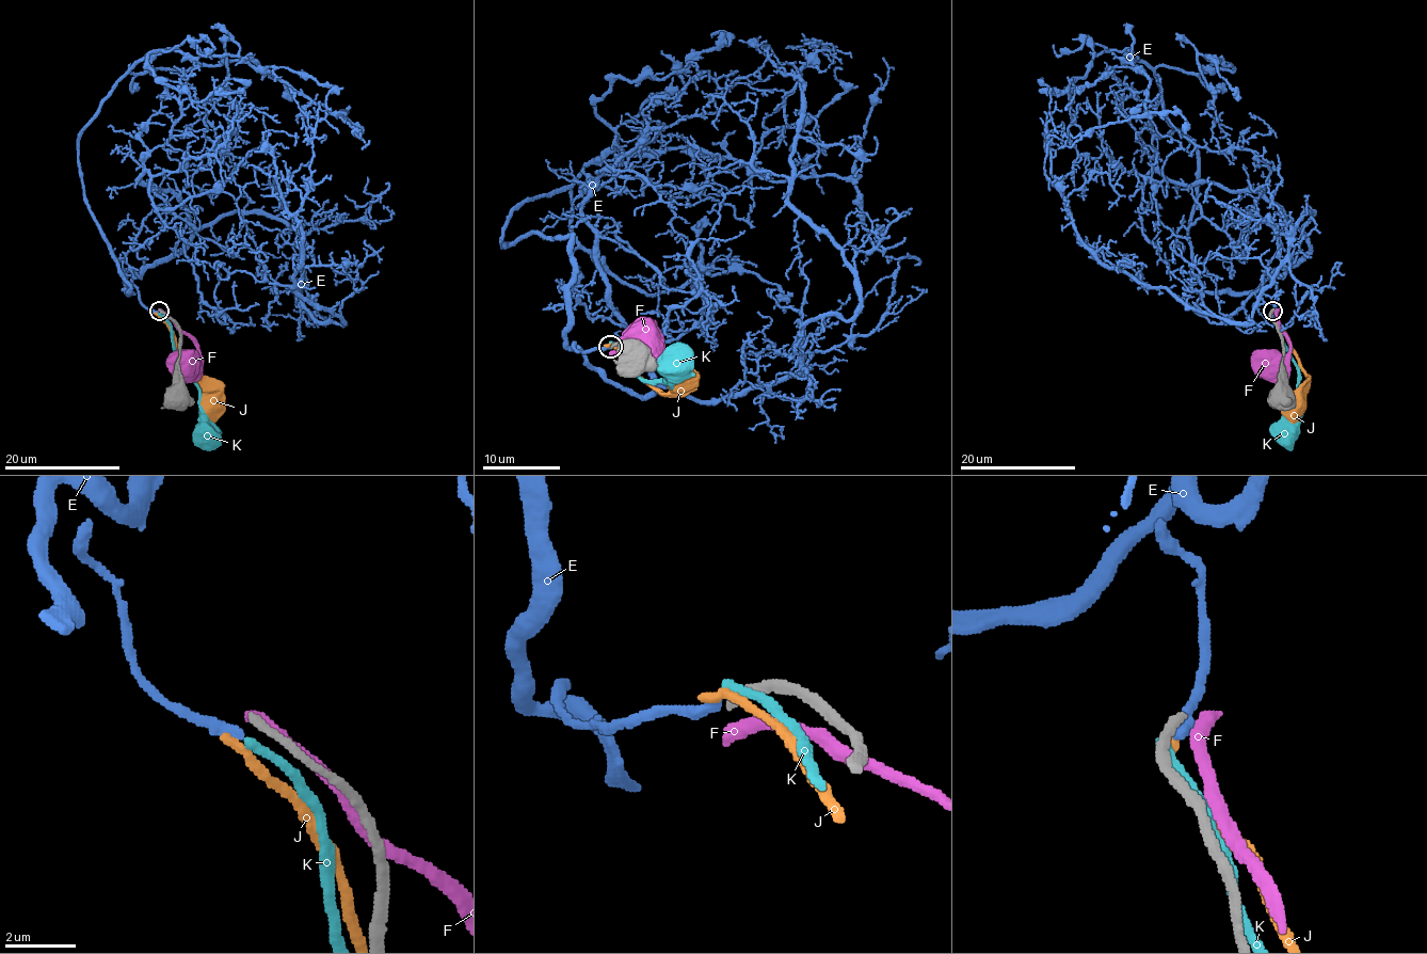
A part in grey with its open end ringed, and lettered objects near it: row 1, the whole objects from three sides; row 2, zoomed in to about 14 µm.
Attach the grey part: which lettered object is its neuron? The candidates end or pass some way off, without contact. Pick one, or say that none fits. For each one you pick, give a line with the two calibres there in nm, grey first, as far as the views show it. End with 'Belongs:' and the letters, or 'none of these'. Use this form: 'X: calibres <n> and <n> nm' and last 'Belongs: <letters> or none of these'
E: calibres 280 and 360 nm
Belongs: E

